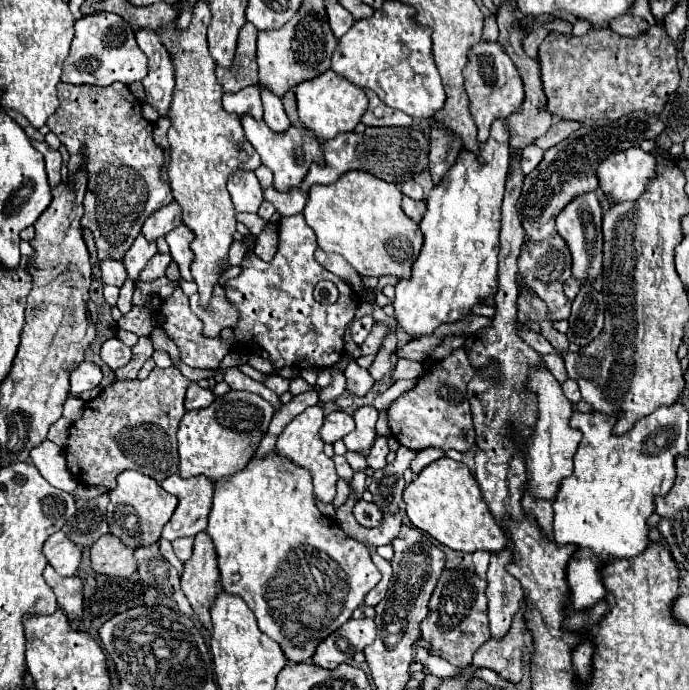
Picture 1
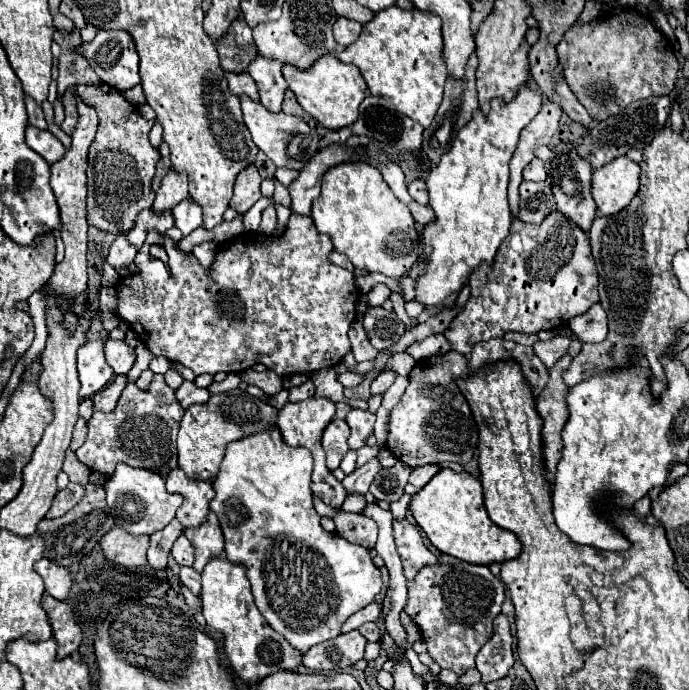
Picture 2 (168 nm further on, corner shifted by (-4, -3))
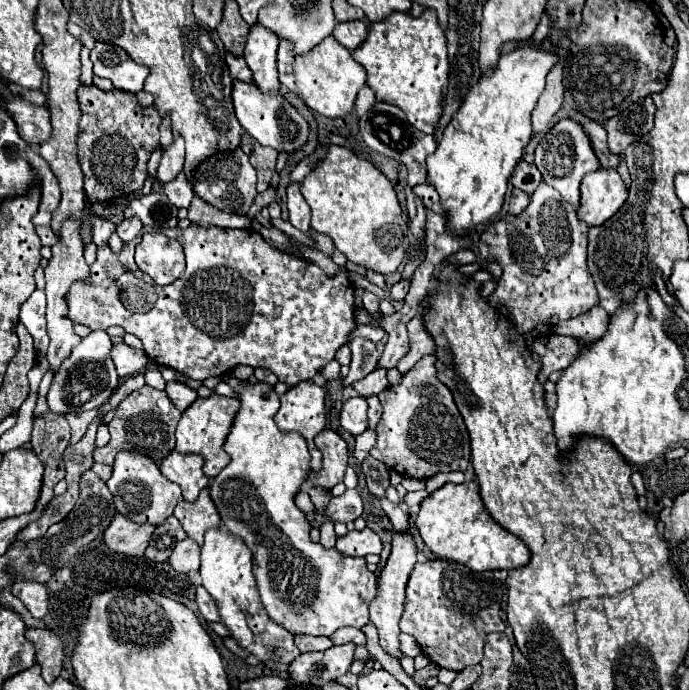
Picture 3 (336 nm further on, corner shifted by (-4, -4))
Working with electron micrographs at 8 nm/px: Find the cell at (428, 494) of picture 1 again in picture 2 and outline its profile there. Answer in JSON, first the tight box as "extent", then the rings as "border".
{"extent":[409,468,521,564],"border":[[[441,468],[417,494],[413,494],[409,508],[419,528],[443,554],[471,564],[491,564],[517,558],[521,552],[521,542],[509,530],[493,524],[487,516],[481,482],[469,472]]]}

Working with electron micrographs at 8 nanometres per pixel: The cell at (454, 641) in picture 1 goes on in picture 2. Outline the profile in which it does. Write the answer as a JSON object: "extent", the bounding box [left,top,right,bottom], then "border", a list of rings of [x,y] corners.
{"extent":[405,560,503,674],"border":[[[453,560],[447,564],[425,566],[409,584],[409,600],[405,612],[419,626],[429,654],[441,668],[465,674],[475,666],[479,648],[493,634],[493,618],[501,612],[503,584],[487,566]]]}

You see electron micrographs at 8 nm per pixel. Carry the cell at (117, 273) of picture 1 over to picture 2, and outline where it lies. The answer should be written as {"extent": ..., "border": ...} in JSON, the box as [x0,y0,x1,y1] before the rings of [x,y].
{"extent":[107,236,135,270],"border":[[[119,236],[113,244],[111,244],[111,250],[109,250],[109,256],[107,256],[107,262],[109,266],[113,266],[115,270],[125,270],[133,264],[133,258],[135,258],[135,248],[127,242],[125,236]]]}

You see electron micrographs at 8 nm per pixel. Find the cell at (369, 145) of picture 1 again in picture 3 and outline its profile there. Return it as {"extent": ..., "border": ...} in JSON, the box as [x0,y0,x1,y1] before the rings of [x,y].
{"extent":[287,185,311,231],"border":[[[289,185],[287,187],[287,209],[289,209],[289,223],[293,227],[297,227],[299,231],[309,231],[311,225],[311,209],[307,205],[307,201],[303,199],[299,185]]]}

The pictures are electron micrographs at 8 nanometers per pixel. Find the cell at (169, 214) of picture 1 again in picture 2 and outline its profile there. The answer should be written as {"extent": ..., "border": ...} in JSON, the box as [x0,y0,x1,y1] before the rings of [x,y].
{"extent":[153,172,189,214],"border":[[[169,172],[163,180],[161,180],[161,188],[157,190],[157,198],[153,202],[153,212],[155,214],[163,214],[163,212],[171,212],[175,208],[175,204],[183,202],[189,198],[187,192],[187,176],[185,174],[177,174],[177,172]]]}

